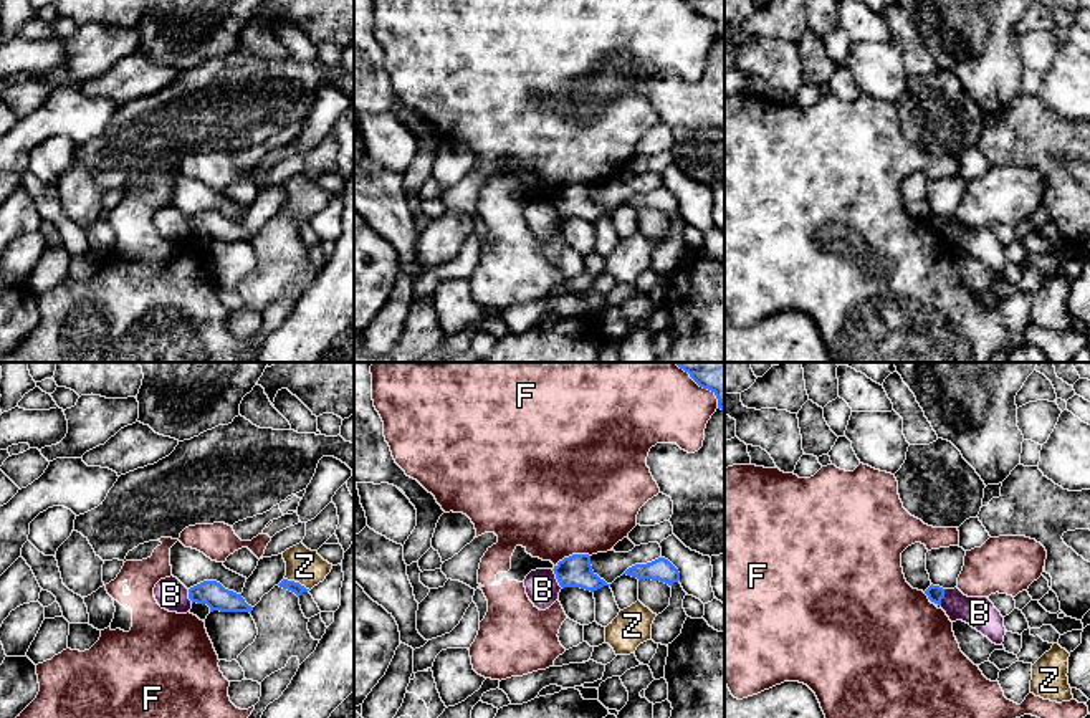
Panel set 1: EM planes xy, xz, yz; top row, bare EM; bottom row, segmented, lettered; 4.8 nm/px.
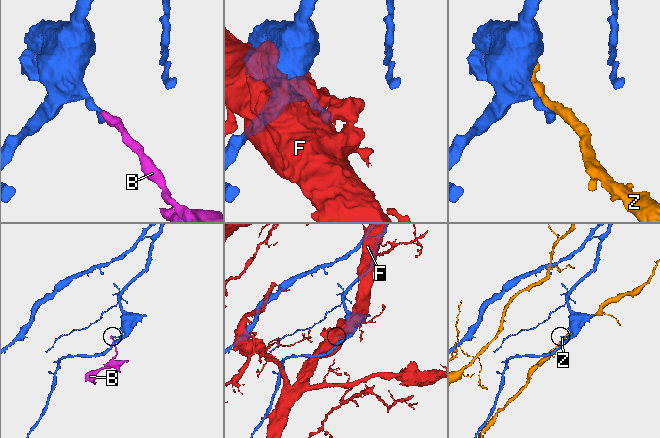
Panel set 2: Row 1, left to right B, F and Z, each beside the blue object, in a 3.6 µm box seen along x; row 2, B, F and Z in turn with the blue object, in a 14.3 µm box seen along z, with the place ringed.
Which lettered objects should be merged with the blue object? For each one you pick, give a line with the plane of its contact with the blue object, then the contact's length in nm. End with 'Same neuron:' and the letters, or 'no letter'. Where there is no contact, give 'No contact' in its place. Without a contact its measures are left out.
Same neuron: no letter

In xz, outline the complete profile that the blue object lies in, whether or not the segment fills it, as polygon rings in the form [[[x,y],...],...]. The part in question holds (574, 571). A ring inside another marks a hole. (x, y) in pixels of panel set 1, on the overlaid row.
[[[572,554],[564,558],[552,571],[562,589],[581,587],[594,592],[604,586],[610,586],[592,571],[589,554]]]

